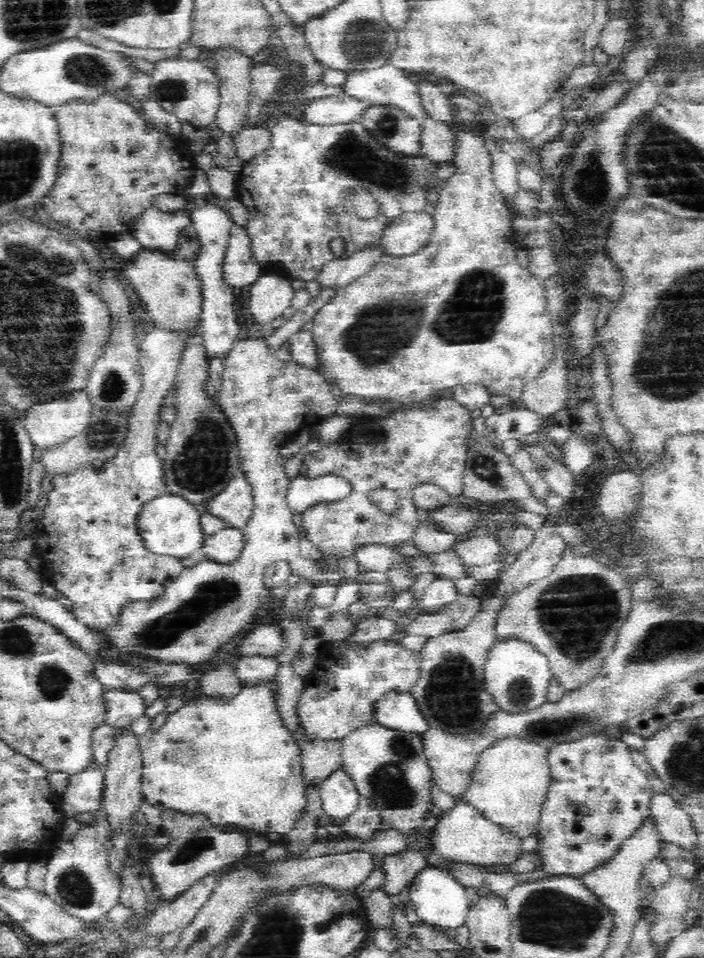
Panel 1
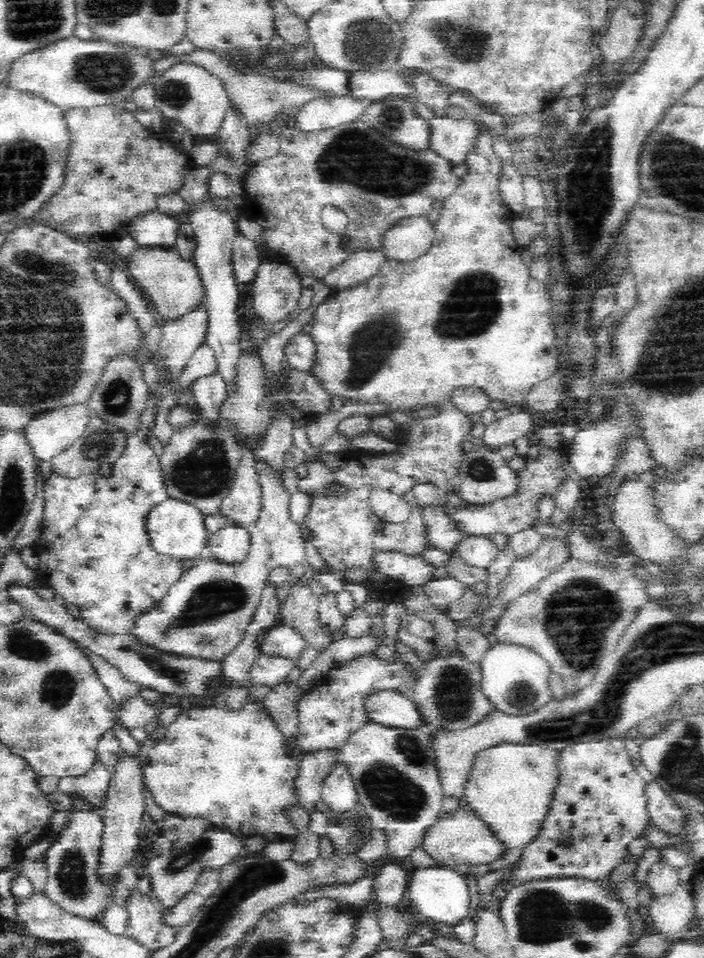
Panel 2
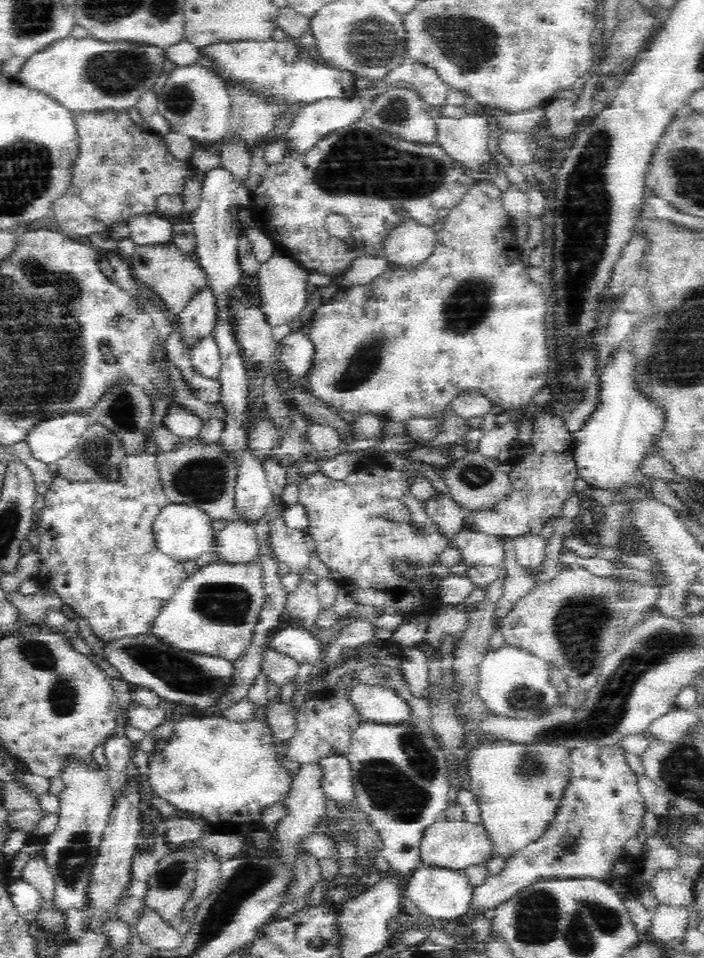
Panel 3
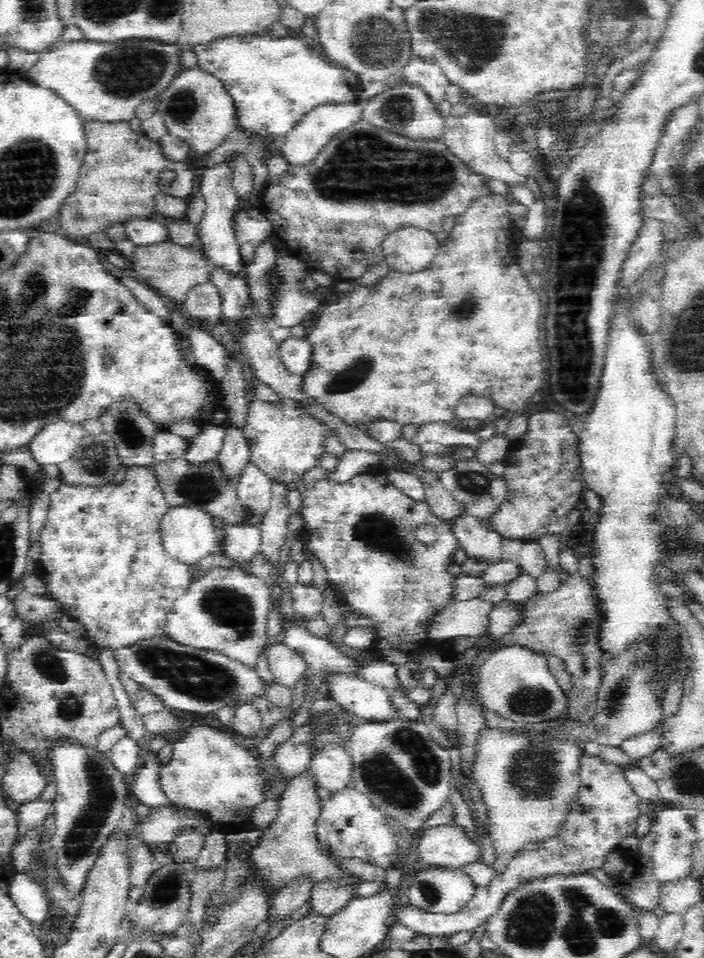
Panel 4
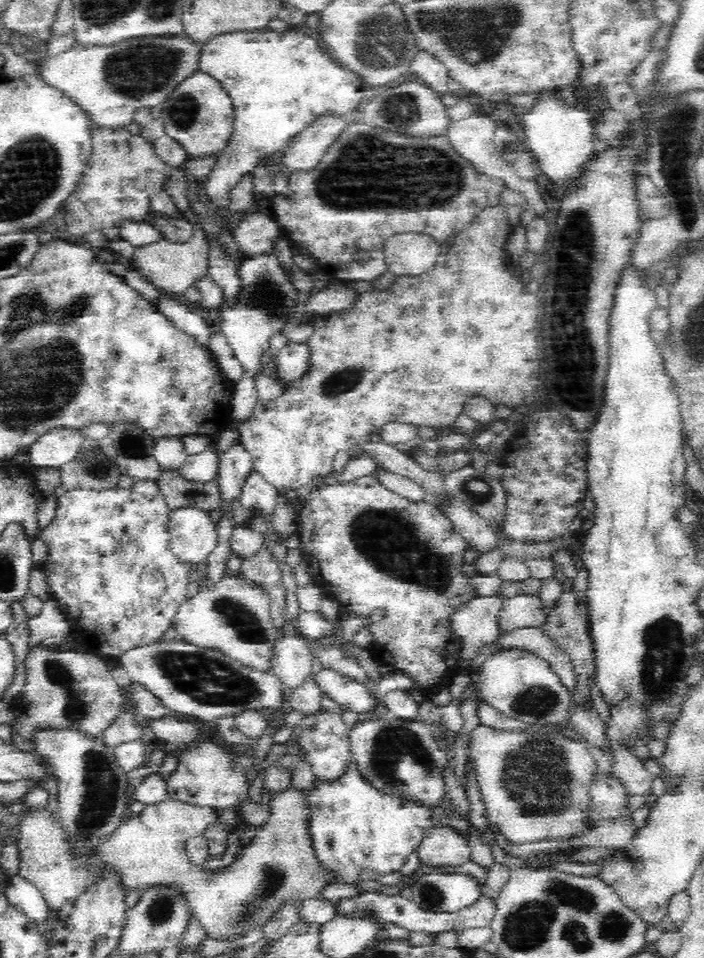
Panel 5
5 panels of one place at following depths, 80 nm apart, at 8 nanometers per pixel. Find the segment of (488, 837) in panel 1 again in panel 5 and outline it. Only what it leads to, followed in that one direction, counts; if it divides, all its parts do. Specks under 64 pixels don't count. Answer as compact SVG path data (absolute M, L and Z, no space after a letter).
M430 827L416 848L417 856L432 867L458 866L472 861L470 843L454 827Z

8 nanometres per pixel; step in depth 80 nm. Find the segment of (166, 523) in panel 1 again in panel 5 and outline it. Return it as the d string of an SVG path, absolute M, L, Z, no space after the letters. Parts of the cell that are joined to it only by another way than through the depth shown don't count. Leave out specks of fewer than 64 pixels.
M194 507L170 510L167 520L169 551L185 564L204 566L217 545L217 525L207 511Z

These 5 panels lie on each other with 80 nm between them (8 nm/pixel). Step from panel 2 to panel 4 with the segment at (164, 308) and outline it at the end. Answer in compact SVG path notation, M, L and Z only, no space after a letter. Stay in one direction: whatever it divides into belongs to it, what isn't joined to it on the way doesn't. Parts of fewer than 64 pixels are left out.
M199 240L190 248L162 241L156 244L137 245L133 257L128 260L129 273L132 277L152 288L158 295L168 301L170 307L180 308L186 302L188 291L194 286L208 283L214 267L202 255Z

